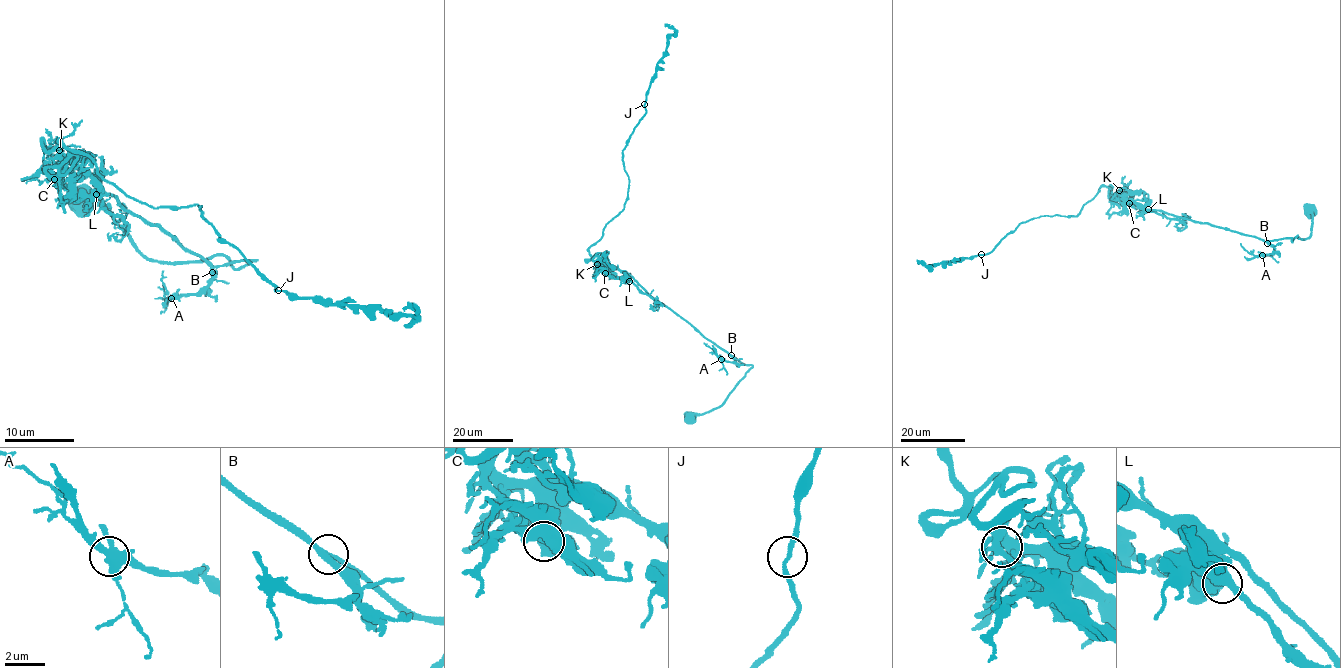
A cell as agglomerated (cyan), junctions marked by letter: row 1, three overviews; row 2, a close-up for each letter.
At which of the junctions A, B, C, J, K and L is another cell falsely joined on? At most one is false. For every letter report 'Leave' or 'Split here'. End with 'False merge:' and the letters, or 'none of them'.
A: Leave
B: Leave
C: Leave
J: Leave
K: Leave
L: Leave
False merge: none of them

